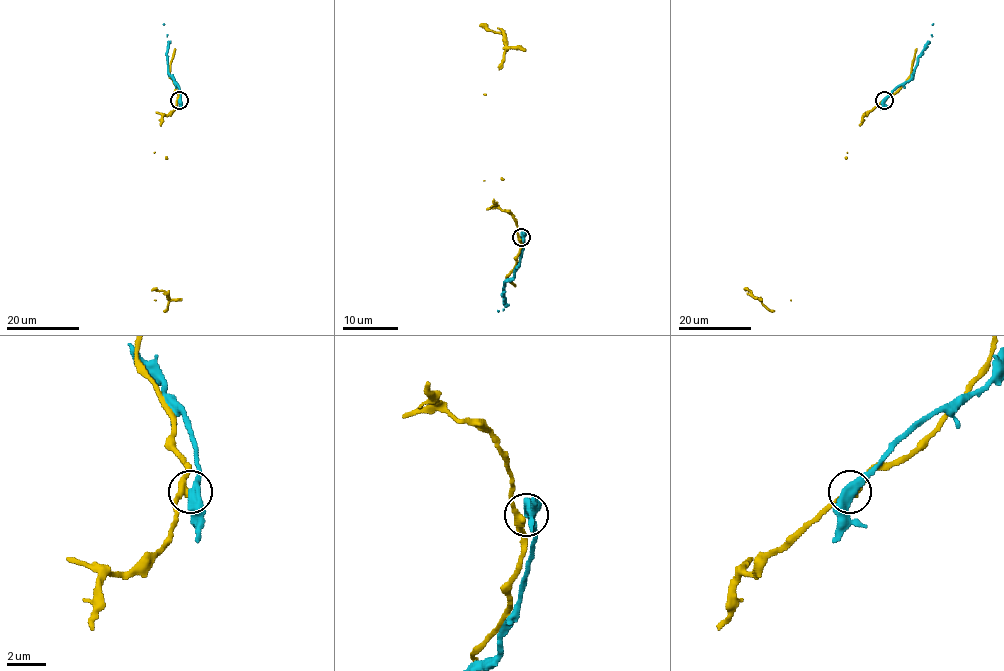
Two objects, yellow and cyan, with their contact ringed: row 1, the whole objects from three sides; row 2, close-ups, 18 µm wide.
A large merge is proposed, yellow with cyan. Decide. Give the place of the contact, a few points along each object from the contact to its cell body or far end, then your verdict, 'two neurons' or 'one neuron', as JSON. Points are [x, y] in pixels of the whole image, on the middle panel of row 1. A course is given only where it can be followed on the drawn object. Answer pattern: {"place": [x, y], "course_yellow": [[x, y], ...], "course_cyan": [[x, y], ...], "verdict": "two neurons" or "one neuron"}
{"place": [521, 237], "course_yellow": [[520, 237], [516, 220], [494, 199], [504, 179], [505, 34], [505, 53], [498, 69]], "course_cyan": [[522, 237], [523, 250], [519, 267], [504, 284], [505, 304], [497, 311]], "verdict": "two neurons"}

